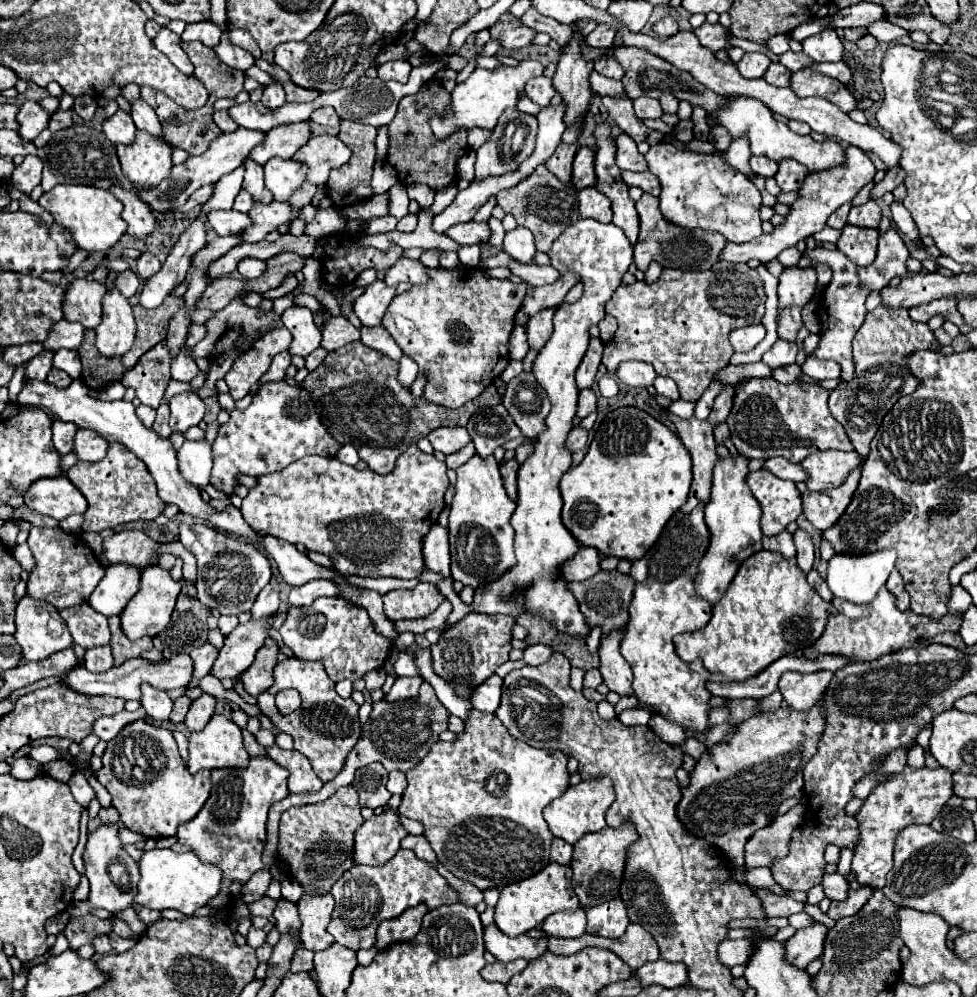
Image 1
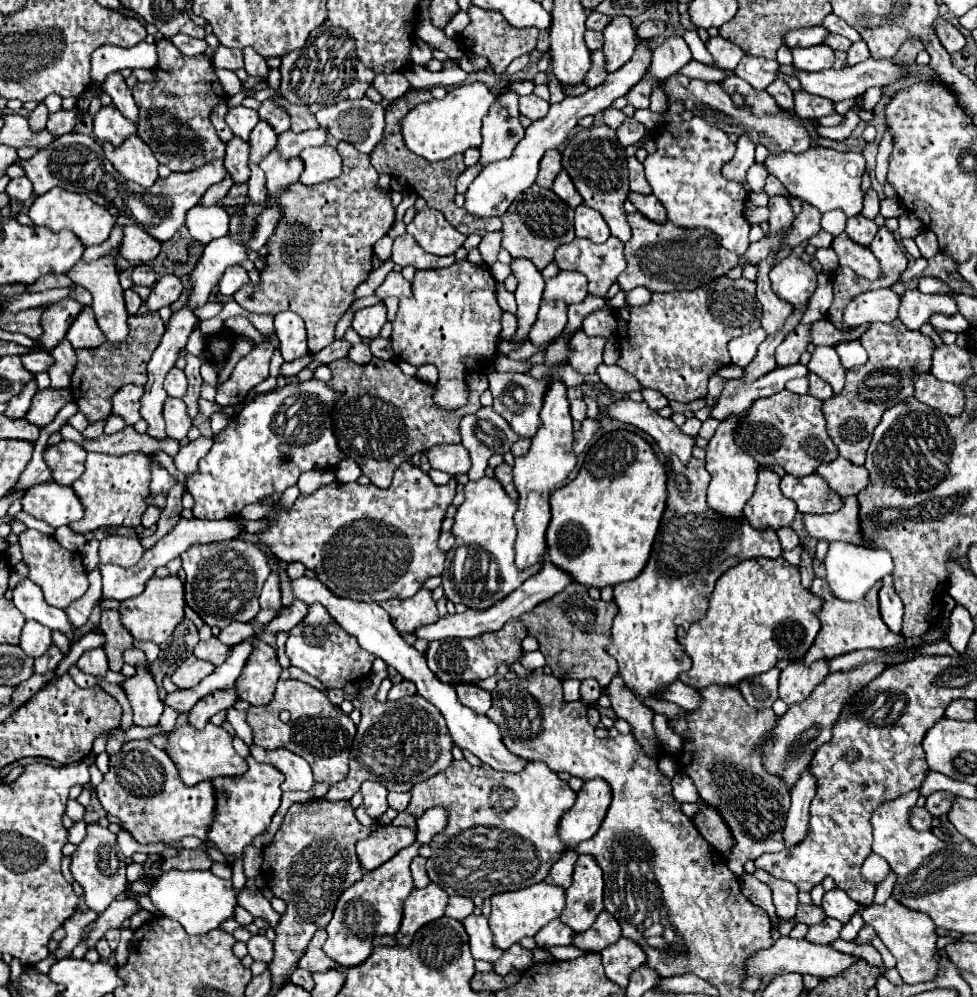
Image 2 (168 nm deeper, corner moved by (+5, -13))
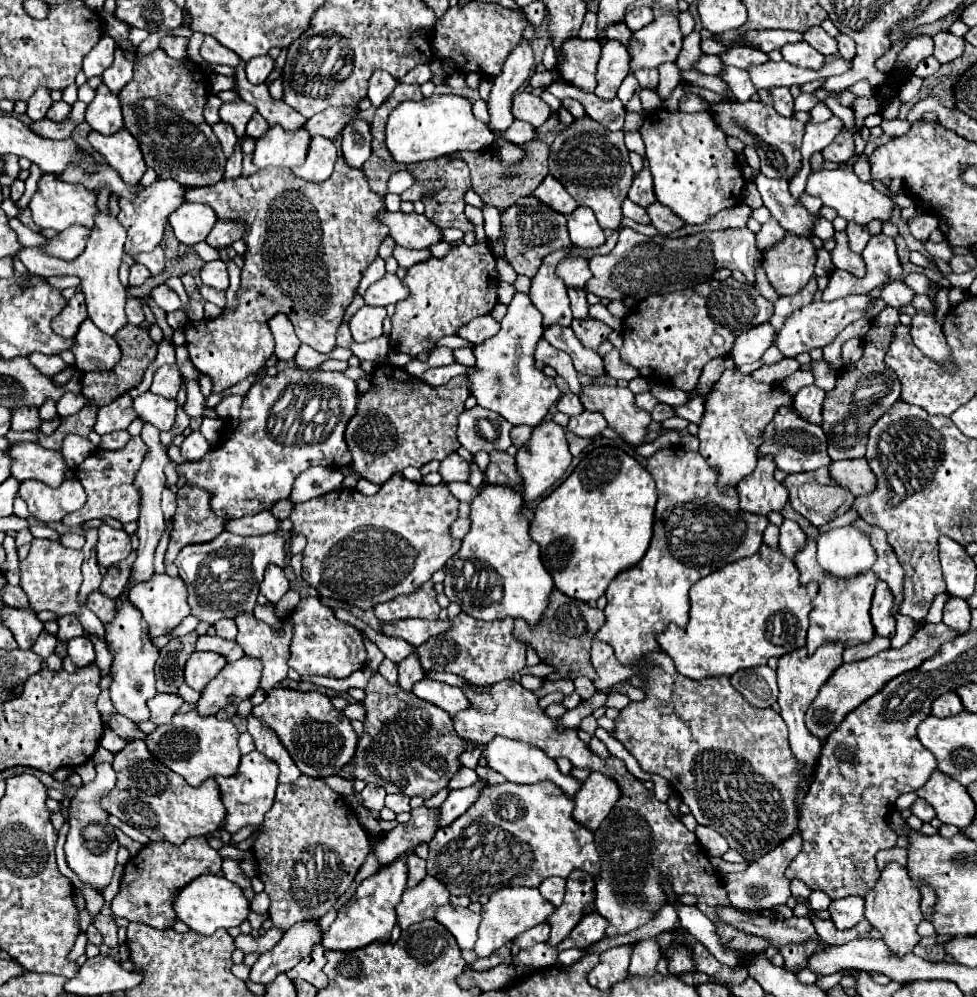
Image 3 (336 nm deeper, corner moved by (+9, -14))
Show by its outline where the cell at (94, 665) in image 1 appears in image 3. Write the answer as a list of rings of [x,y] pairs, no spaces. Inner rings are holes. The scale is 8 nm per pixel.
[[[78,636],[78,638],[68,640],[68,656],[72,658],[72,662],[76,666],[86,666],[96,658],[94,646],[86,636]]]

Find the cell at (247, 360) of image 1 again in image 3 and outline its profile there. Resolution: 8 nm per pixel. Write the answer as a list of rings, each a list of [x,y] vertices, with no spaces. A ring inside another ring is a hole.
[[[338,158],[332,176],[326,182],[316,184],[296,178],[290,170],[264,168],[252,176],[222,180],[202,188],[186,188],[184,200],[208,204],[216,212],[218,220],[244,222],[242,240],[246,242],[246,254],[242,284],[236,292],[238,304],[234,308],[224,308],[214,320],[186,322],[182,326],[190,360],[204,376],[212,380],[212,392],[224,392],[266,364],[274,353],[275,342],[268,327],[268,320],[274,314],[282,312],[292,320],[300,342],[322,354],[332,352],[336,348],[336,330],[356,294],[362,272],[378,256],[378,246],[388,236],[388,228],[376,220],[376,216],[386,208],[384,198],[370,192],[364,172],[348,168],[344,158]]]

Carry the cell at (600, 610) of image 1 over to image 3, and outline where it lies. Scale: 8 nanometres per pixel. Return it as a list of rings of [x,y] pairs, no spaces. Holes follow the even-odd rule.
[[[554,590],[550,596],[550,606],[536,626],[536,630],[528,628],[524,620],[514,620],[514,634],[526,646],[532,646],[544,664],[558,668],[558,678],[578,678],[586,676],[590,680],[596,678],[596,670],[590,662],[590,648],[594,634],[604,624],[604,612],[598,608],[590,608],[588,604],[568,598],[562,592]]]

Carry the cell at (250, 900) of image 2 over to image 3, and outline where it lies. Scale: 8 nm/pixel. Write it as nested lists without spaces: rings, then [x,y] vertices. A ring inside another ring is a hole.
[[[222,858],[222,872],[224,872],[224,876],[226,876],[228,880],[232,880],[234,884],[238,884],[238,886],[244,890],[244,894],[246,894],[248,900],[254,898],[254,892],[252,892],[252,886],[250,886],[250,878],[242,872],[238,860]]]

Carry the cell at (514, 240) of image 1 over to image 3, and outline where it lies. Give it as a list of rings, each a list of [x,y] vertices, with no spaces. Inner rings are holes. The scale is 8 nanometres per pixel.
[[[516,292],[512,304],[508,306],[508,314],[502,320],[500,332],[486,340],[486,344],[474,348],[474,354],[482,354],[482,348],[490,350],[486,350],[488,354],[484,352],[482,358],[476,358],[478,372],[470,378],[472,396],[476,396],[476,402],[482,408],[498,412],[514,426],[538,426],[542,418],[548,414],[548,408],[556,404],[556,400],[560,398],[560,390],[554,378],[548,378],[542,370],[534,366],[534,350],[538,340],[542,338],[542,332],[542,314],[534,308],[526,294]]]

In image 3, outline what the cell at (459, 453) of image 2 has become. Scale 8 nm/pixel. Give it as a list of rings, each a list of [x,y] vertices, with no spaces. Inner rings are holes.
[[[456,452],[448,454],[448,458],[444,458],[440,462],[440,476],[444,482],[468,482],[470,480],[470,464],[458,456]]]

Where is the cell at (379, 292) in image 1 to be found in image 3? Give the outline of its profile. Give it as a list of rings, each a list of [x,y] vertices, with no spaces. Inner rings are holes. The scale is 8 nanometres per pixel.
[[[362,306],[350,320],[350,332],[356,342],[366,342],[382,336],[382,320],[386,318],[386,308]]]

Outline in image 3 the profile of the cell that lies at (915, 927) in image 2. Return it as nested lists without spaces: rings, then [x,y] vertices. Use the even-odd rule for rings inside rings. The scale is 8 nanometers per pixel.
[[[888,862],[888,866],[884,866],[884,870],[880,872],[880,878],[876,880],[876,886],[868,890],[868,898],[864,900],[866,900],[866,920],[884,934],[884,942],[888,944],[888,948],[896,956],[912,952],[912,948],[920,940],[916,926],[922,922],[922,912],[920,912],[920,892],[912,882],[908,870],[904,866]]]

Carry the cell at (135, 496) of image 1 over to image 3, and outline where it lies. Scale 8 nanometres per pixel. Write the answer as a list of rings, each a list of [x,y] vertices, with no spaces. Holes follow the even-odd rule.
[[[134,436],[124,448],[120,450],[102,450],[96,448],[78,468],[76,468],[76,478],[86,490],[86,504],[62,518],[62,524],[66,526],[78,526],[94,518],[104,518],[112,516],[120,520],[122,524],[126,522],[136,522],[138,512],[140,512],[140,492],[136,492],[134,478],[136,470],[140,470],[140,462],[144,462],[144,454],[148,452],[148,446],[140,436]]]

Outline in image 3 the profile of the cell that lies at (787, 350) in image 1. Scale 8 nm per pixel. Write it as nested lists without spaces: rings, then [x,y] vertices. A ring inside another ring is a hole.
[[[848,296],[848,298],[840,298],[840,300],[834,300],[834,302],[824,302],[824,300],[818,300],[818,302],[810,302],[808,306],[802,306],[800,310],[792,312],[782,330],[778,332],[776,336],[776,346],[778,350],[788,356],[788,358],[794,358],[796,354],[800,352],[810,352],[812,348],[824,348],[826,344],[830,344],[840,330],[844,330],[848,324],[852,324],[854,320],[858,318],[864,318],[864,312],[870,304],[870,296]]]

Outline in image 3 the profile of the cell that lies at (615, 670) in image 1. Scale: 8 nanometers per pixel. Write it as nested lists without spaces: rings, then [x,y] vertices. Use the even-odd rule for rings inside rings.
[[[594,642],[592,664],[598,672],[594,680],[596,688],[610,688],[616,682],[628,680],[632,676],[646,680],[646,698],[642,702],[630,702],[620,710],[614,722],[614,734],[618,742],[638,760],[640,768],[648,774],[664,776],[674,790],[680,794],[682,802],[690,806],[696,822],[716,830],[726,838],[730,848],[754,862],[774,850],[784,838],[790,838],[798,828],[798,808],[796,794],[800,788],[800,778],[796,778],[796,758],[788,744],[788,728],[778,712],[772,708],[760,710],[748,704],[748,700],[732,688],[728,678],[704,678],[704,682],[692,682],[682,674],[676,674],[668,654],[648,654],[652,658],[652,672],[636,674],[630,666],[620,666],[614,658],[612,646],[604,642]]]

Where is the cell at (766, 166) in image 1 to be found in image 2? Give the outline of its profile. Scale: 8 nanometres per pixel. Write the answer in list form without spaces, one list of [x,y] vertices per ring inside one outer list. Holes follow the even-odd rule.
[[[768,175],[768,179],[766,179],[766,193],[768,195],[788,195],[784,185],[776,177],[772,177],[772,175]]]

